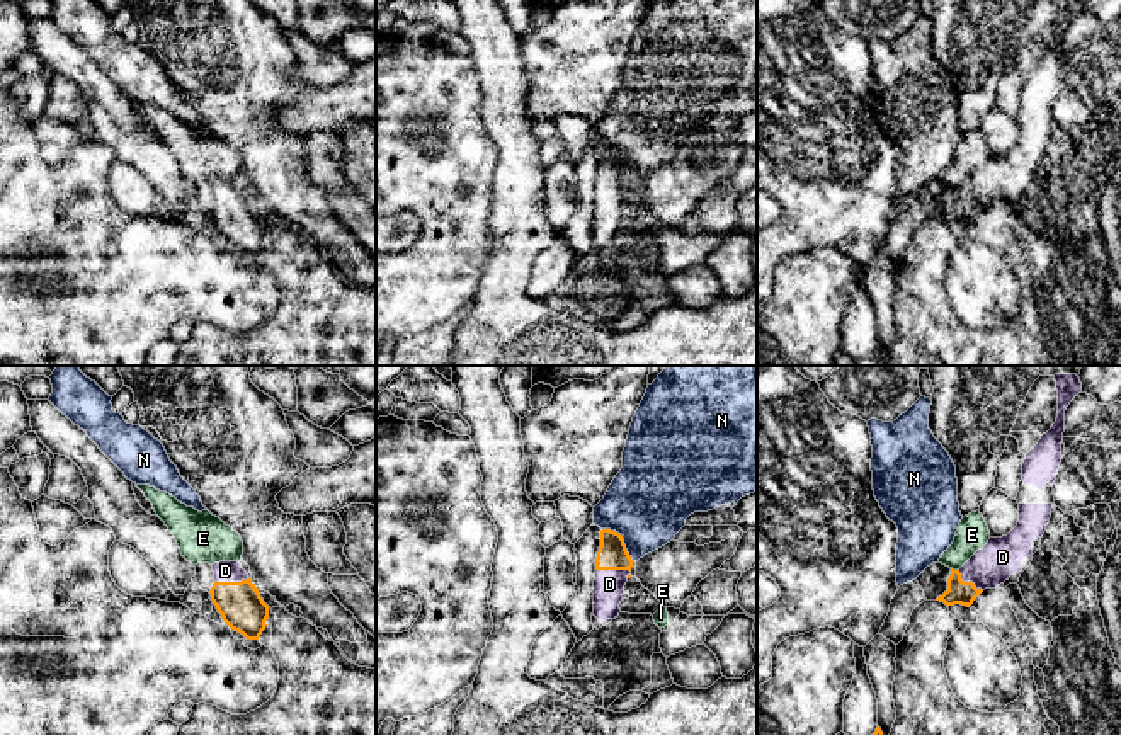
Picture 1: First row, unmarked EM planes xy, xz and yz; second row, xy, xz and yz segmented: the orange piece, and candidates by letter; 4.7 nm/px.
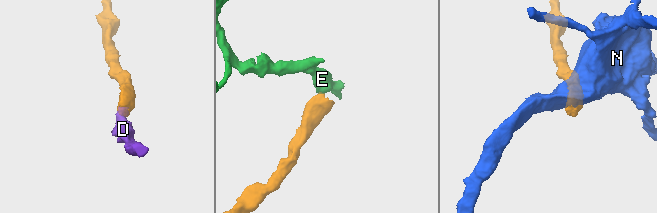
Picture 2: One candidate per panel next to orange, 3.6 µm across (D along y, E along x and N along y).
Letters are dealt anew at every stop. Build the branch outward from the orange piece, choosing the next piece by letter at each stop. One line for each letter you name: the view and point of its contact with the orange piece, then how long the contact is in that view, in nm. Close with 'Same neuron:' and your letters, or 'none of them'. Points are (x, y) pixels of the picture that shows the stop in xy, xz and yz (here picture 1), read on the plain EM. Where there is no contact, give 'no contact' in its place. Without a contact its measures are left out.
D: meets orange in xz at (614, 188); contact 170 nm long
Same neuron: D

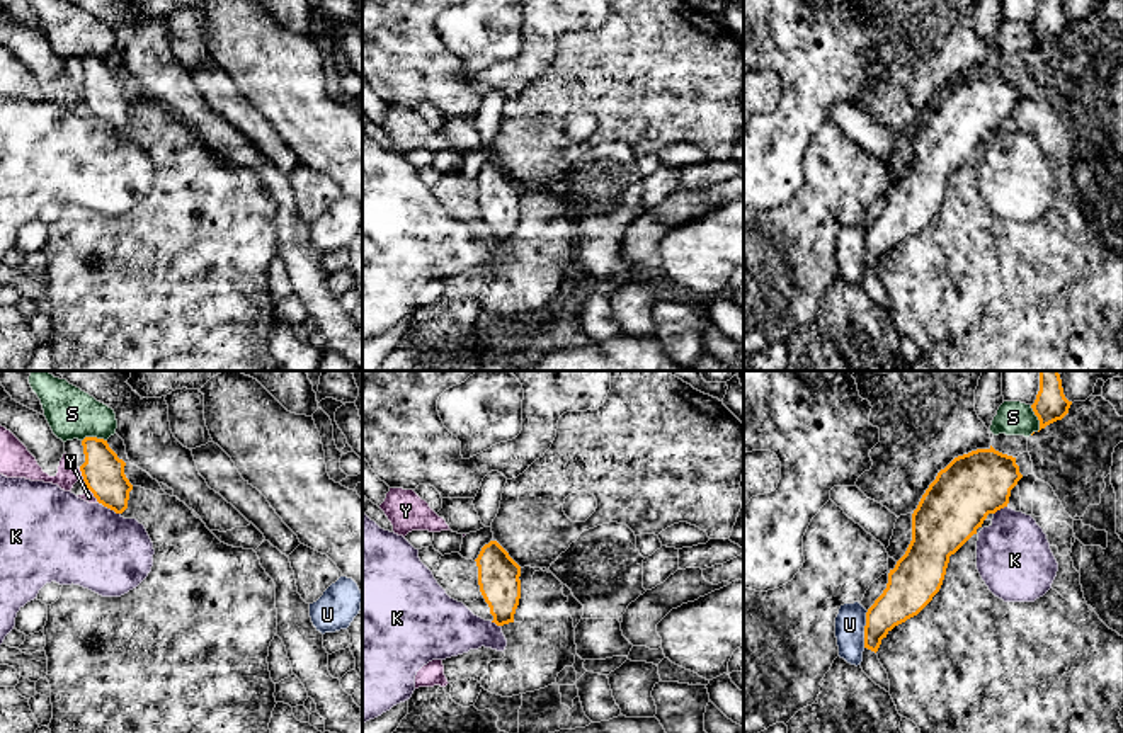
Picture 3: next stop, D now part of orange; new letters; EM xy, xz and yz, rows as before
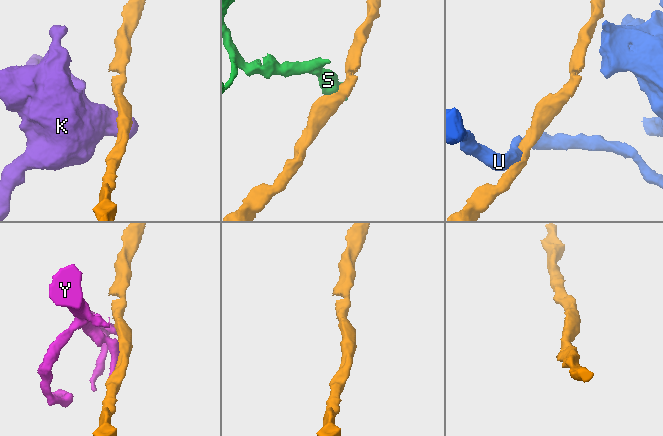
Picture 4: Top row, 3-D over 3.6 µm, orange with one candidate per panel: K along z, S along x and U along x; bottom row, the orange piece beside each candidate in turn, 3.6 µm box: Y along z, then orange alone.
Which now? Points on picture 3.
Same neuron: none of them

